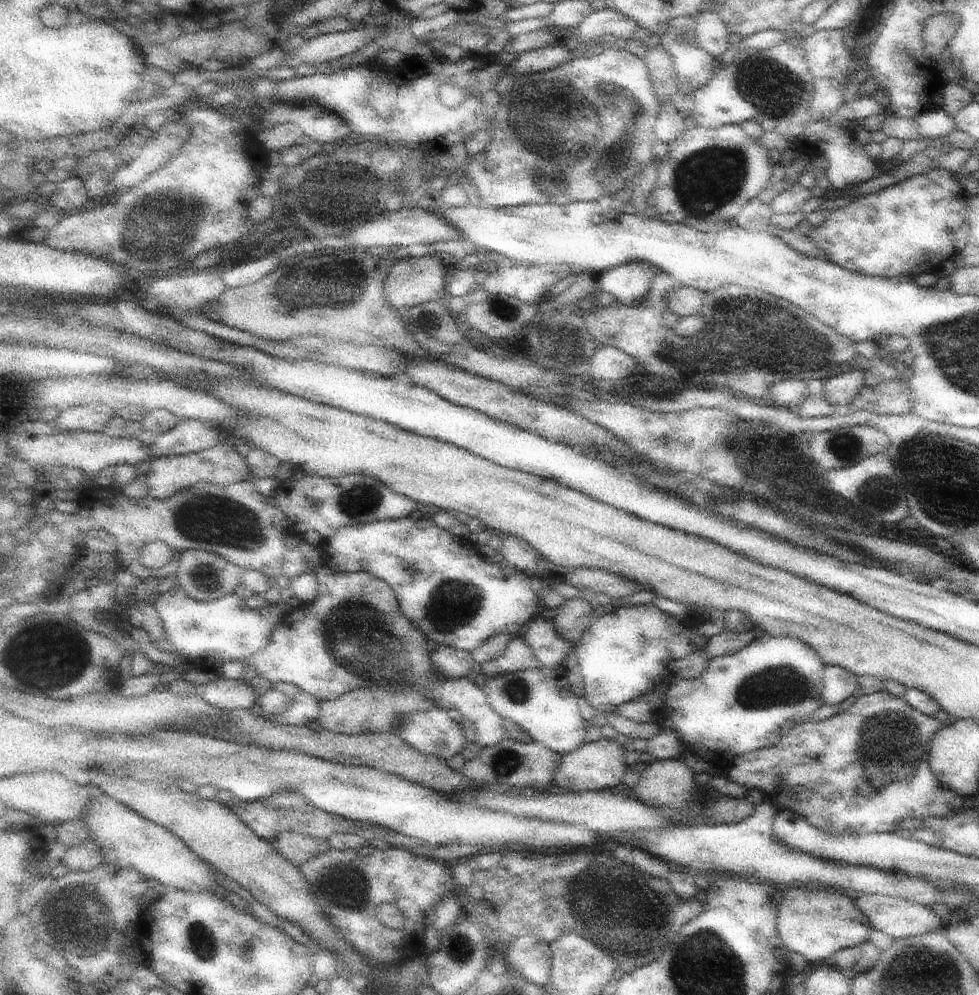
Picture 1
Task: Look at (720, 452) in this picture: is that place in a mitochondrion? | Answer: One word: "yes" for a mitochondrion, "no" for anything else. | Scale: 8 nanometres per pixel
yes

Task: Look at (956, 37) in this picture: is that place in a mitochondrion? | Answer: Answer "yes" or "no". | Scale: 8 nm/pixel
no

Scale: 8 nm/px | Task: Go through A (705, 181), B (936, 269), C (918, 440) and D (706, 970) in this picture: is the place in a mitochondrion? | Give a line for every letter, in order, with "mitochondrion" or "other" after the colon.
A: mitochondrion
B: other
C: mitochondrion
D: mitochondrion

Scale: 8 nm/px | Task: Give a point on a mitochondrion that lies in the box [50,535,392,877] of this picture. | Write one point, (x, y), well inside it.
(73, 654)

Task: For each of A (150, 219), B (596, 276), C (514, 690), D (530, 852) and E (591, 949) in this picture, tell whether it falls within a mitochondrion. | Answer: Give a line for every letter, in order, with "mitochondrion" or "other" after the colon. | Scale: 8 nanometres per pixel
A: mitochondrion
B: other
C: mitochondrion
D: other
E: mitochondrion

